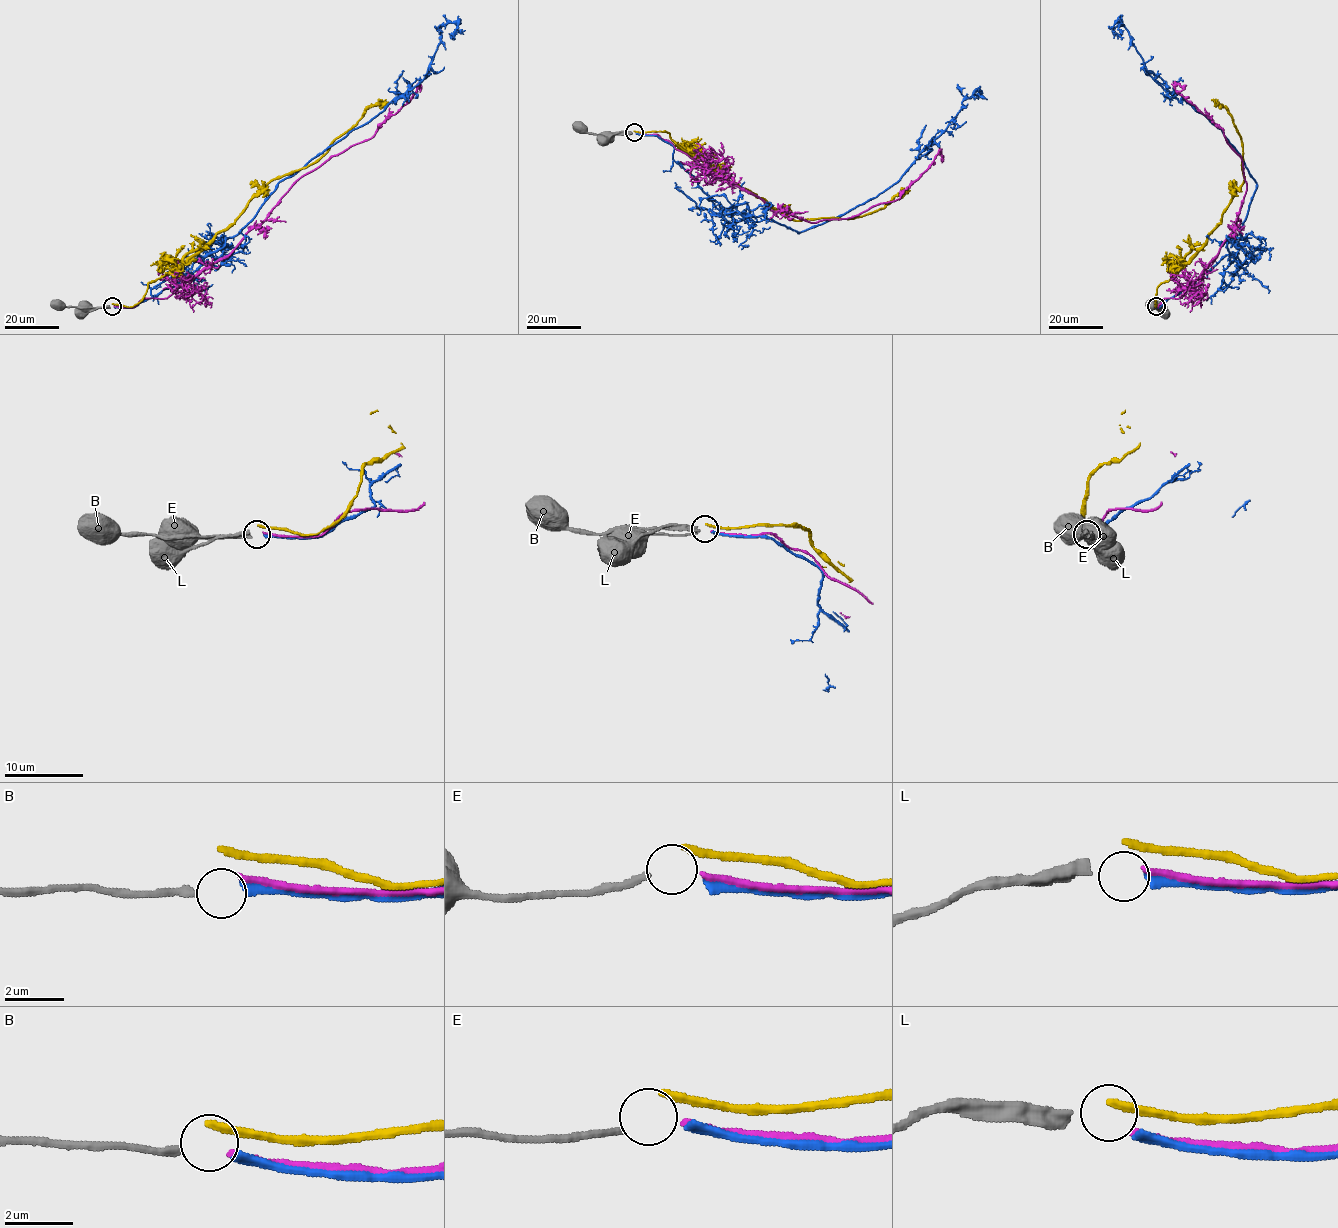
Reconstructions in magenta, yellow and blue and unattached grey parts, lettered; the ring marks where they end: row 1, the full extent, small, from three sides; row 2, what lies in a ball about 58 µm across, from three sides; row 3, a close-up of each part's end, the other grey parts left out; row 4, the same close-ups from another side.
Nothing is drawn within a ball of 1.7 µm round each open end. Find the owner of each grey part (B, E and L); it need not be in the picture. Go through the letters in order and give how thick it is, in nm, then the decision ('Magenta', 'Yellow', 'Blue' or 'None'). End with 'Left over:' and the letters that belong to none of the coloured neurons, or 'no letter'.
B: Thickness 240 nm. Blue
E: Thickness 200 nm. None
L: Thickness 440 nm. Magenta
Left over: E

